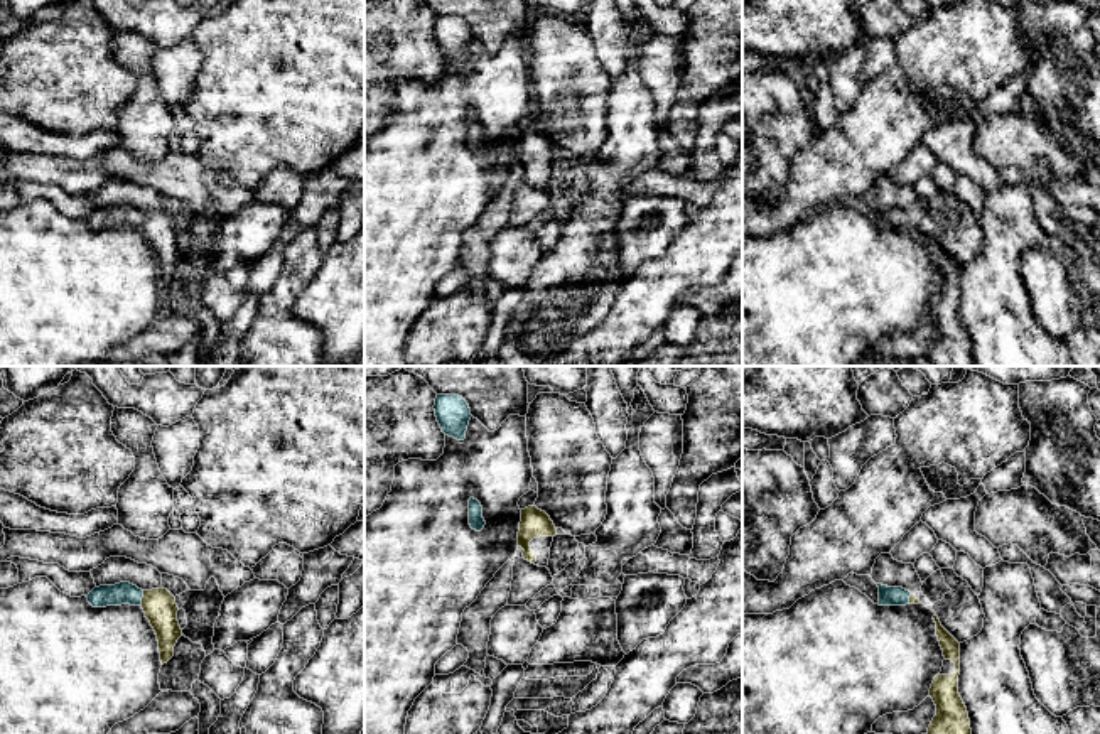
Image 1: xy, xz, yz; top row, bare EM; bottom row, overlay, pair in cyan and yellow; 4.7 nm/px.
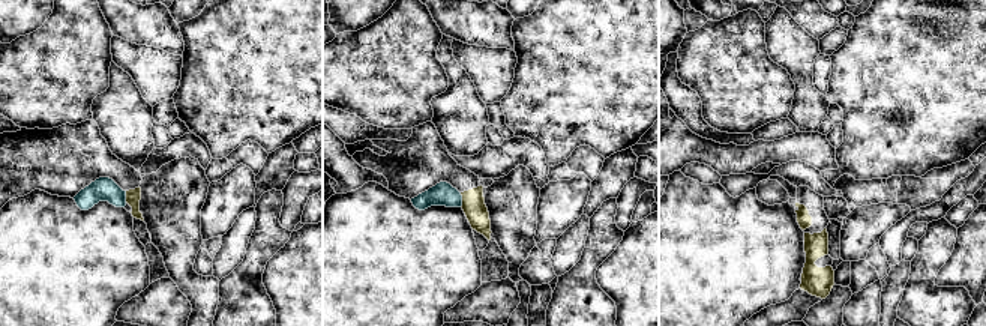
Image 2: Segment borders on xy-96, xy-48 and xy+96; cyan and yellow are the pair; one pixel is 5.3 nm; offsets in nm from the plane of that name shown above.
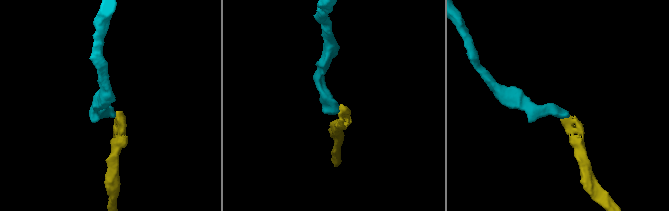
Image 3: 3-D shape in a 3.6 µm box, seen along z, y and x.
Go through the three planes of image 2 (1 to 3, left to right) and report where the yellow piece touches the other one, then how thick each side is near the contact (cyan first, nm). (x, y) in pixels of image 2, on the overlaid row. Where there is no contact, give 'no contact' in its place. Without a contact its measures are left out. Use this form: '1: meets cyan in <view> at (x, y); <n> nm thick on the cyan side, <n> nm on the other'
1: meets cyan in xy-96 at (125, 197); 130 nm thick on the cyan side, 80 nm on the other
2: meets cyan in xy-48 at (461, 200); 130 nm thick on the cyan side, 130 nm on the other
3: no contact

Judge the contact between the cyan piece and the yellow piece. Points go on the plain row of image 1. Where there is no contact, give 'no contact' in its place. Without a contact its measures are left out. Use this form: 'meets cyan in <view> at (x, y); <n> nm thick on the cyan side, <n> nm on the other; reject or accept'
meets cyan in xy at (142, 218); 110 nm thick on the cyan side, 160 nm on the other; reject

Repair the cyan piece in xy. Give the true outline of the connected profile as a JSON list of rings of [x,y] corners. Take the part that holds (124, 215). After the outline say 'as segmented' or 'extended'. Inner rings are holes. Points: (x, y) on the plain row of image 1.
[[[120,204],[115,208],[94,209],[86,219],[93,229],[121,226],[142,228],[143,213],[130,204]]]; as segmented

